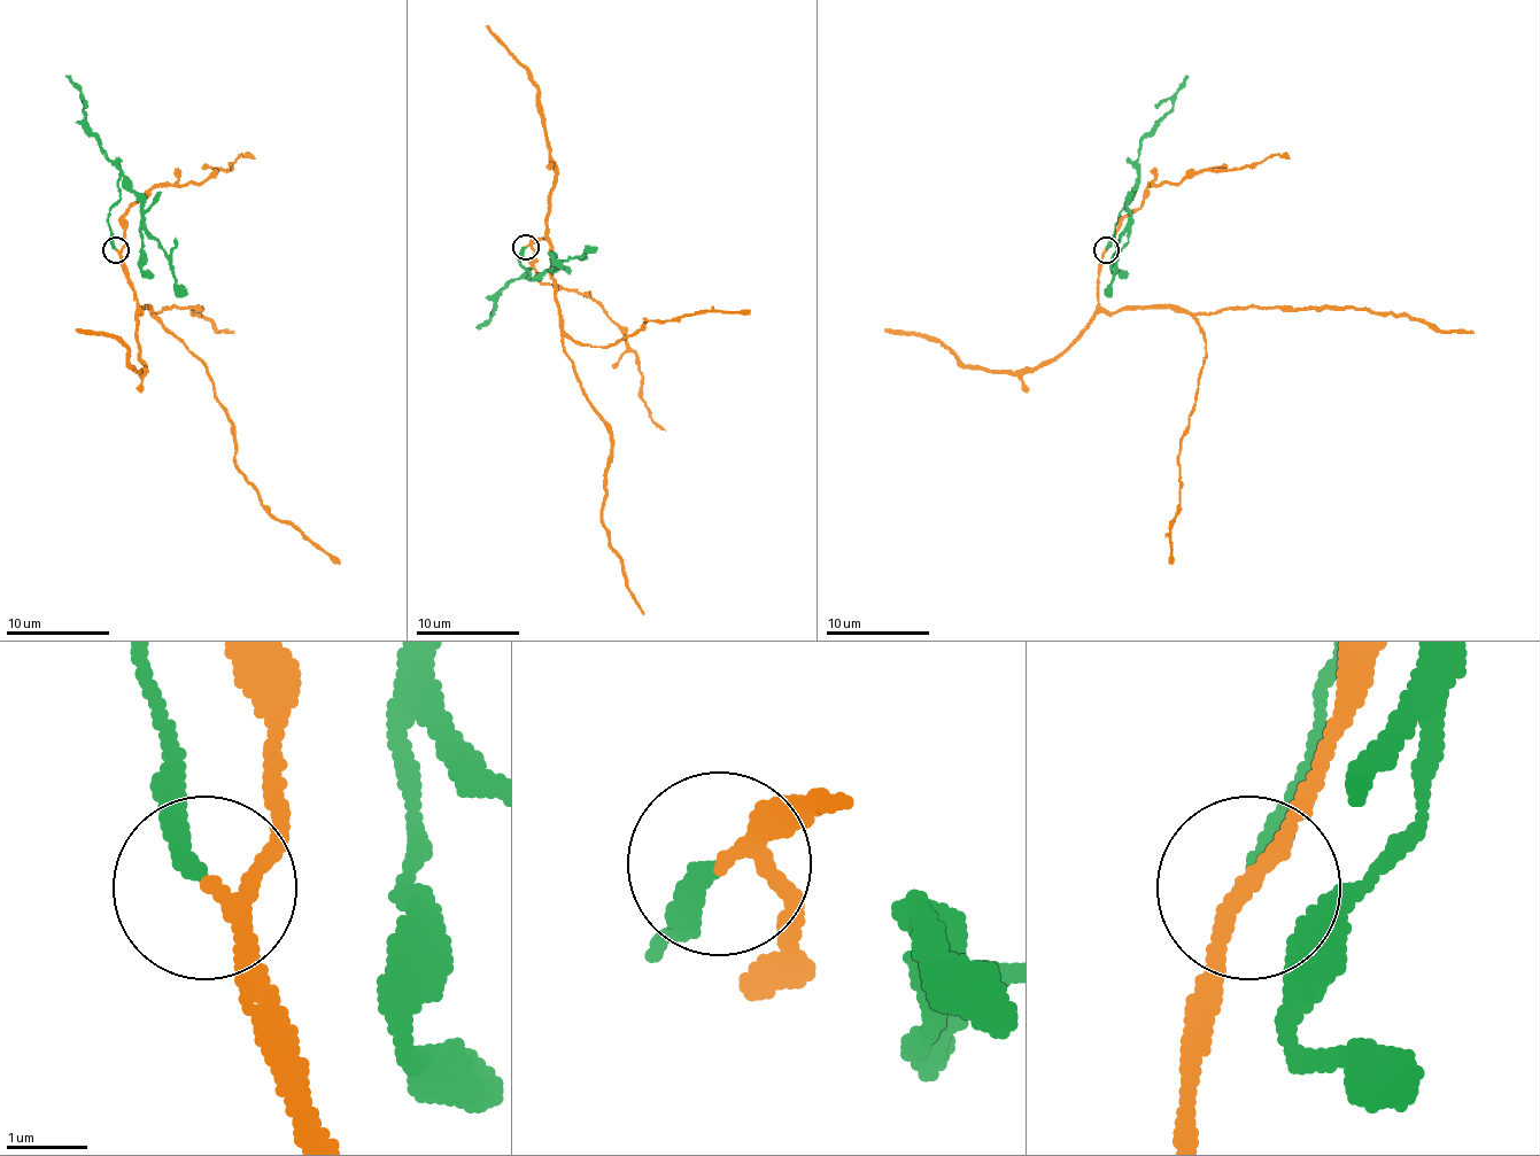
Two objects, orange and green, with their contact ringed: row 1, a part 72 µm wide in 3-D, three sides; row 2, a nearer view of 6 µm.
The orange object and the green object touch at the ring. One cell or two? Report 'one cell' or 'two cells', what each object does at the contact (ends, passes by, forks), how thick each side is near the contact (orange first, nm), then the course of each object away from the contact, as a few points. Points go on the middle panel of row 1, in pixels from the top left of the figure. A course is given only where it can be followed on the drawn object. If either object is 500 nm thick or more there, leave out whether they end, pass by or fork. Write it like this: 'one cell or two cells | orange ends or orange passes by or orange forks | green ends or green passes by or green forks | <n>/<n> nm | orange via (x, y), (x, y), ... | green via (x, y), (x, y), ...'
two cells | orange passes by | green ends | 180/280 nm | orange via (526, 246), (544, 239), (552, 249), (559, 324), (575, 342), (614, 342), (645, 318), (749, 313) | green via (526, 246), (518, 262), (528, 280), (521, 277), (511, 282), (497, 295), (493, 313), (474, 326)

